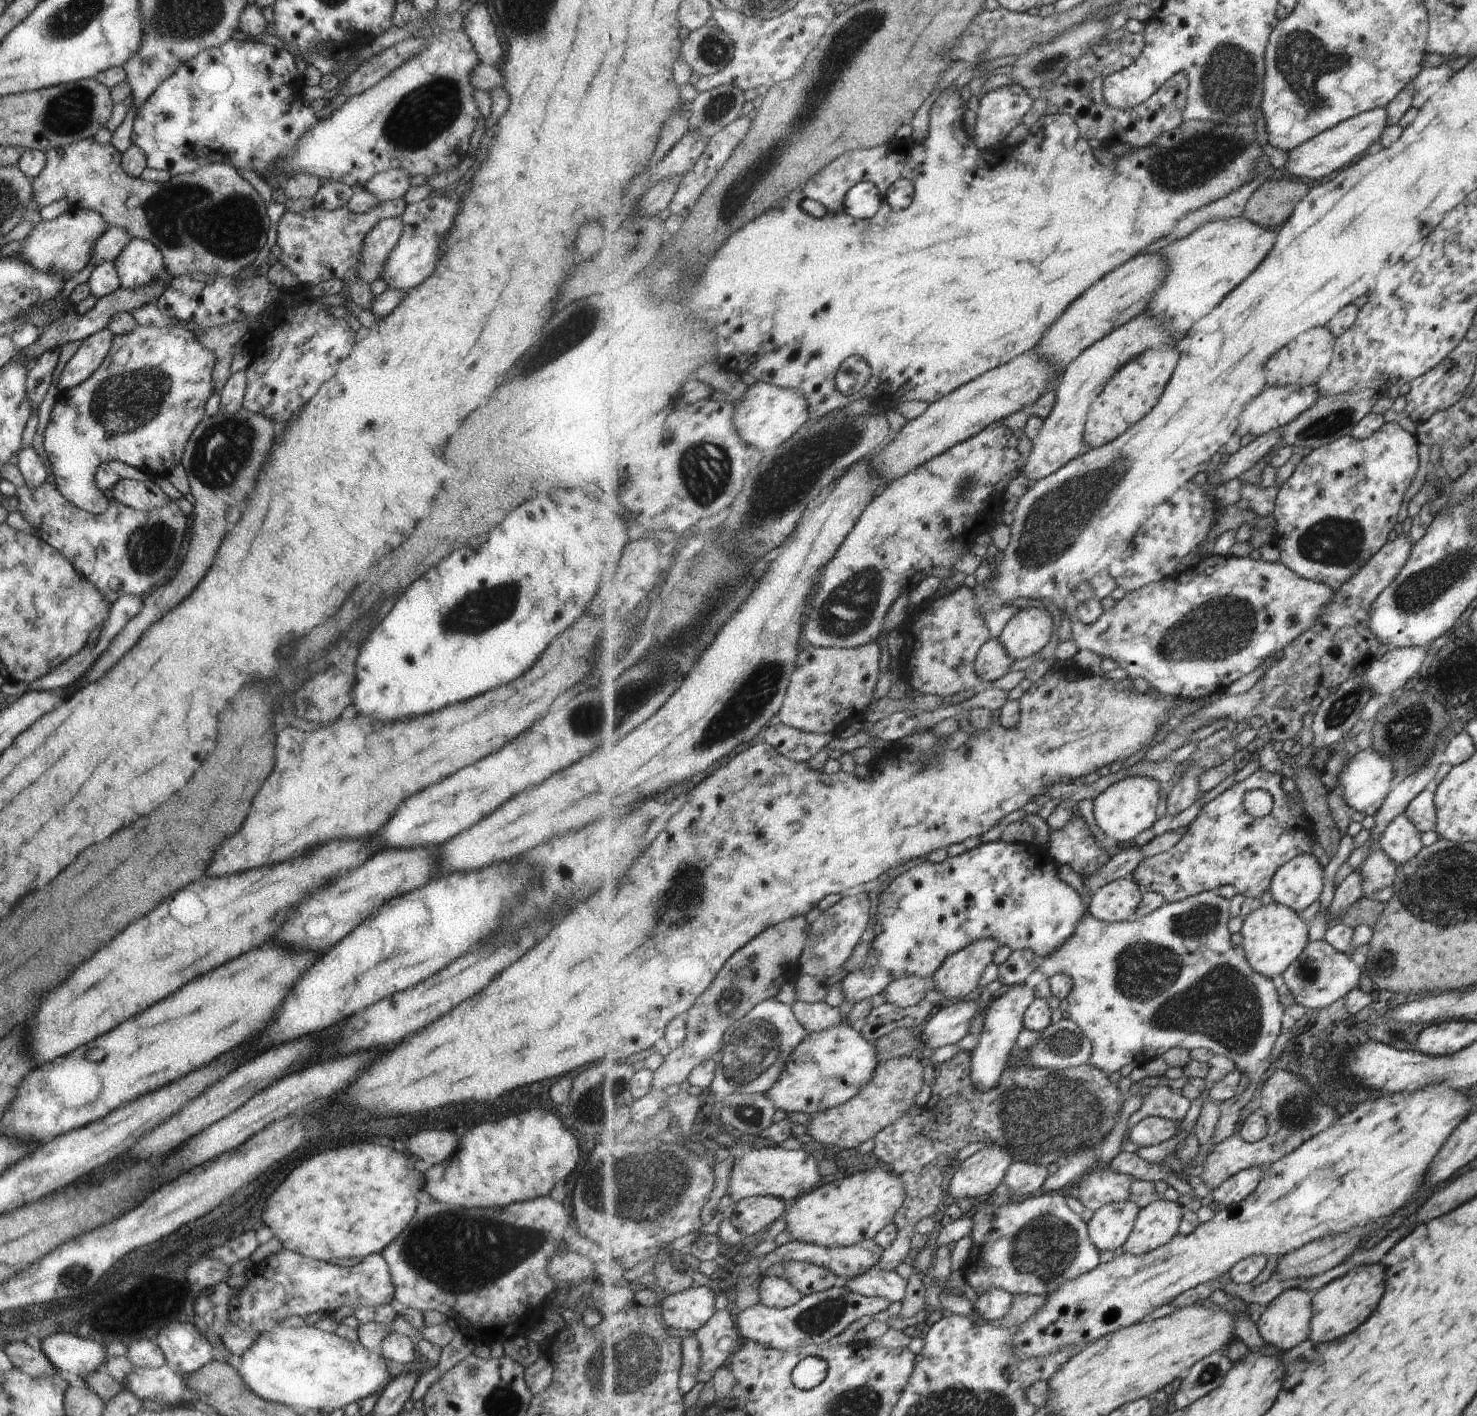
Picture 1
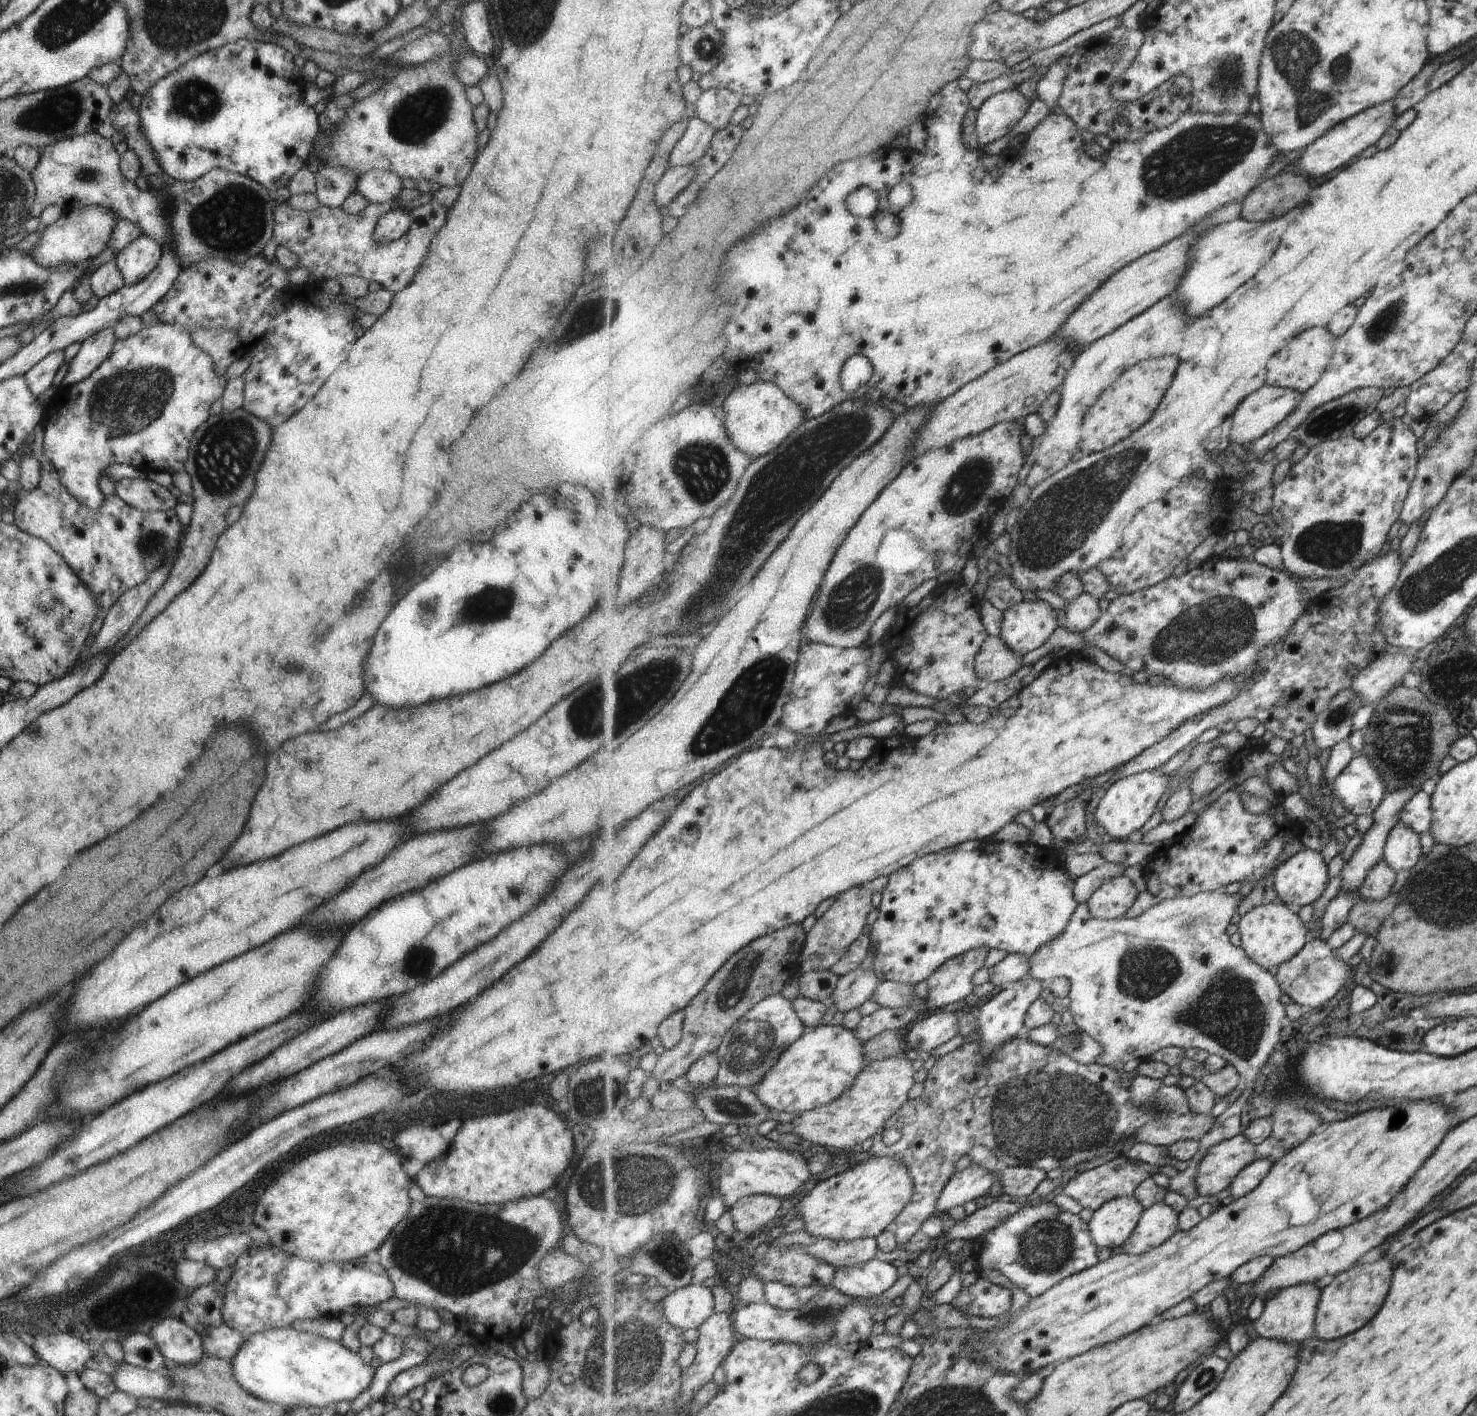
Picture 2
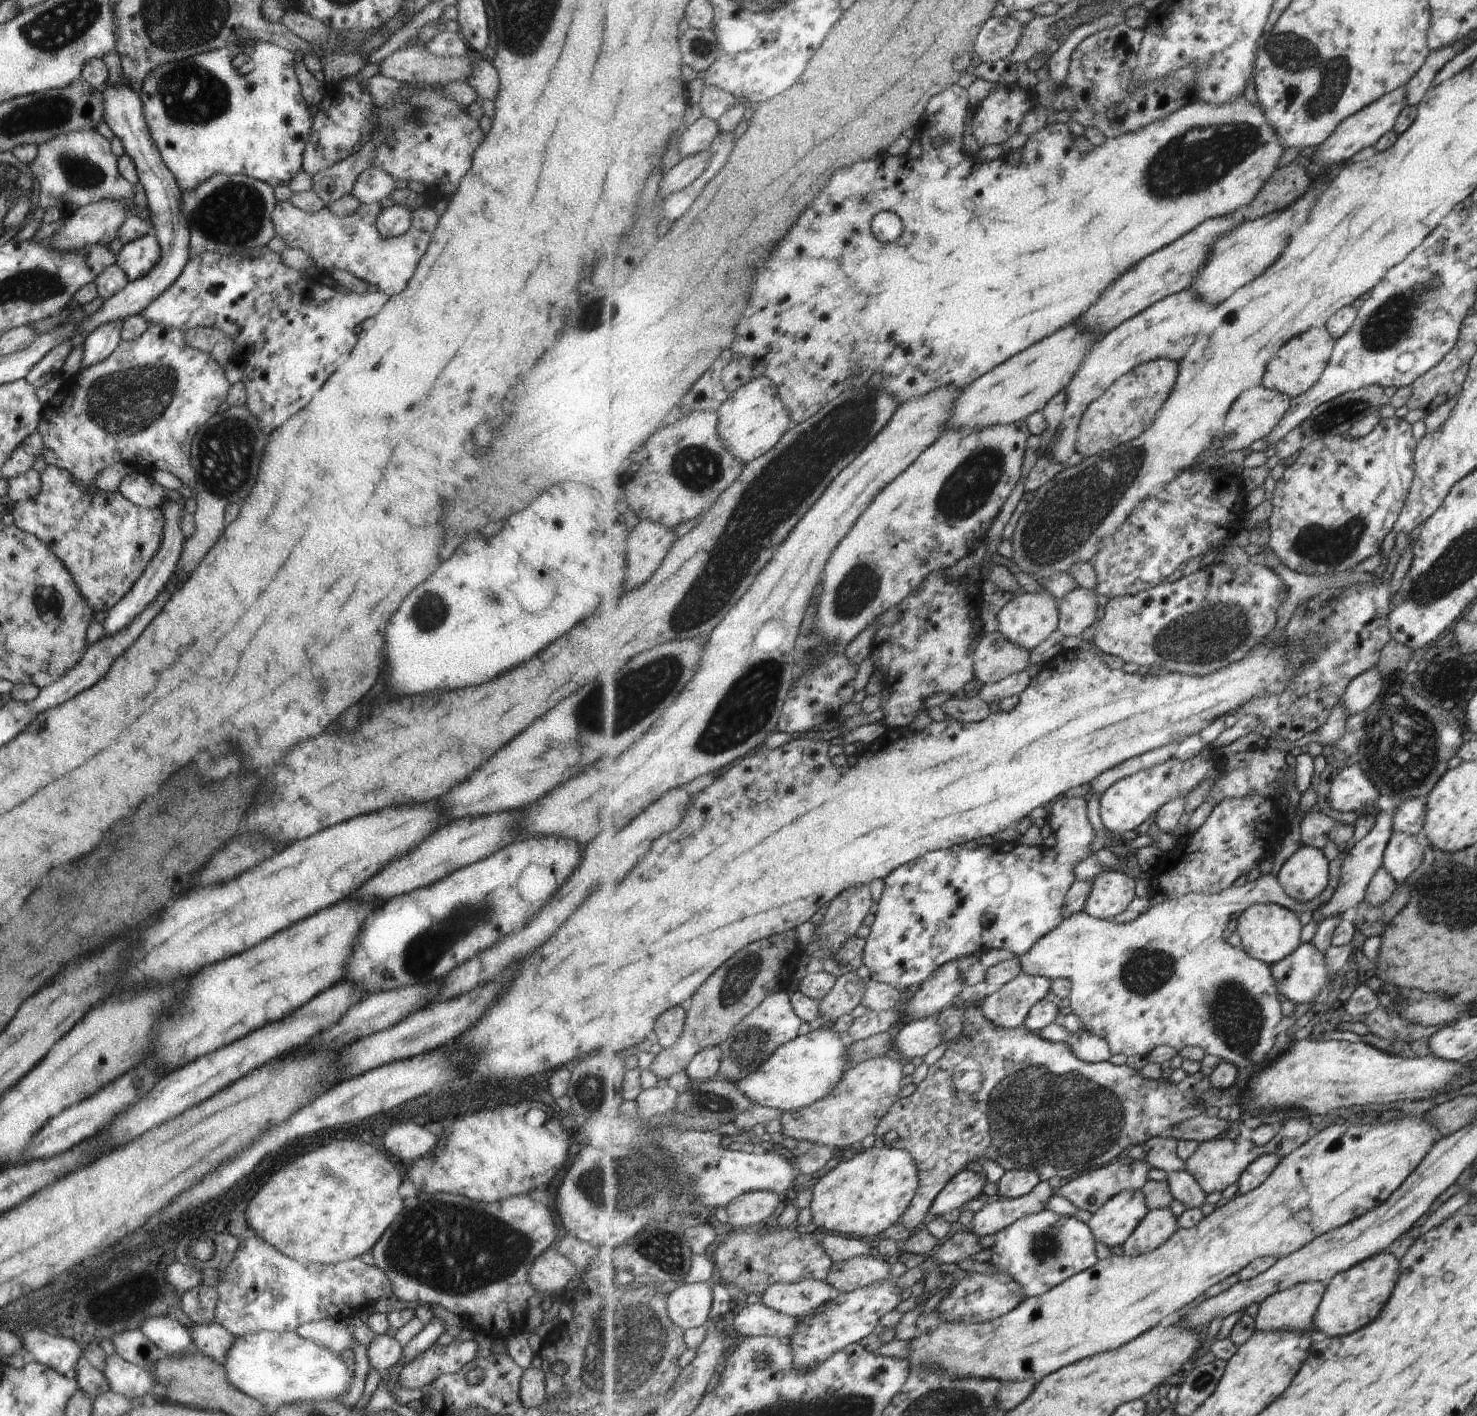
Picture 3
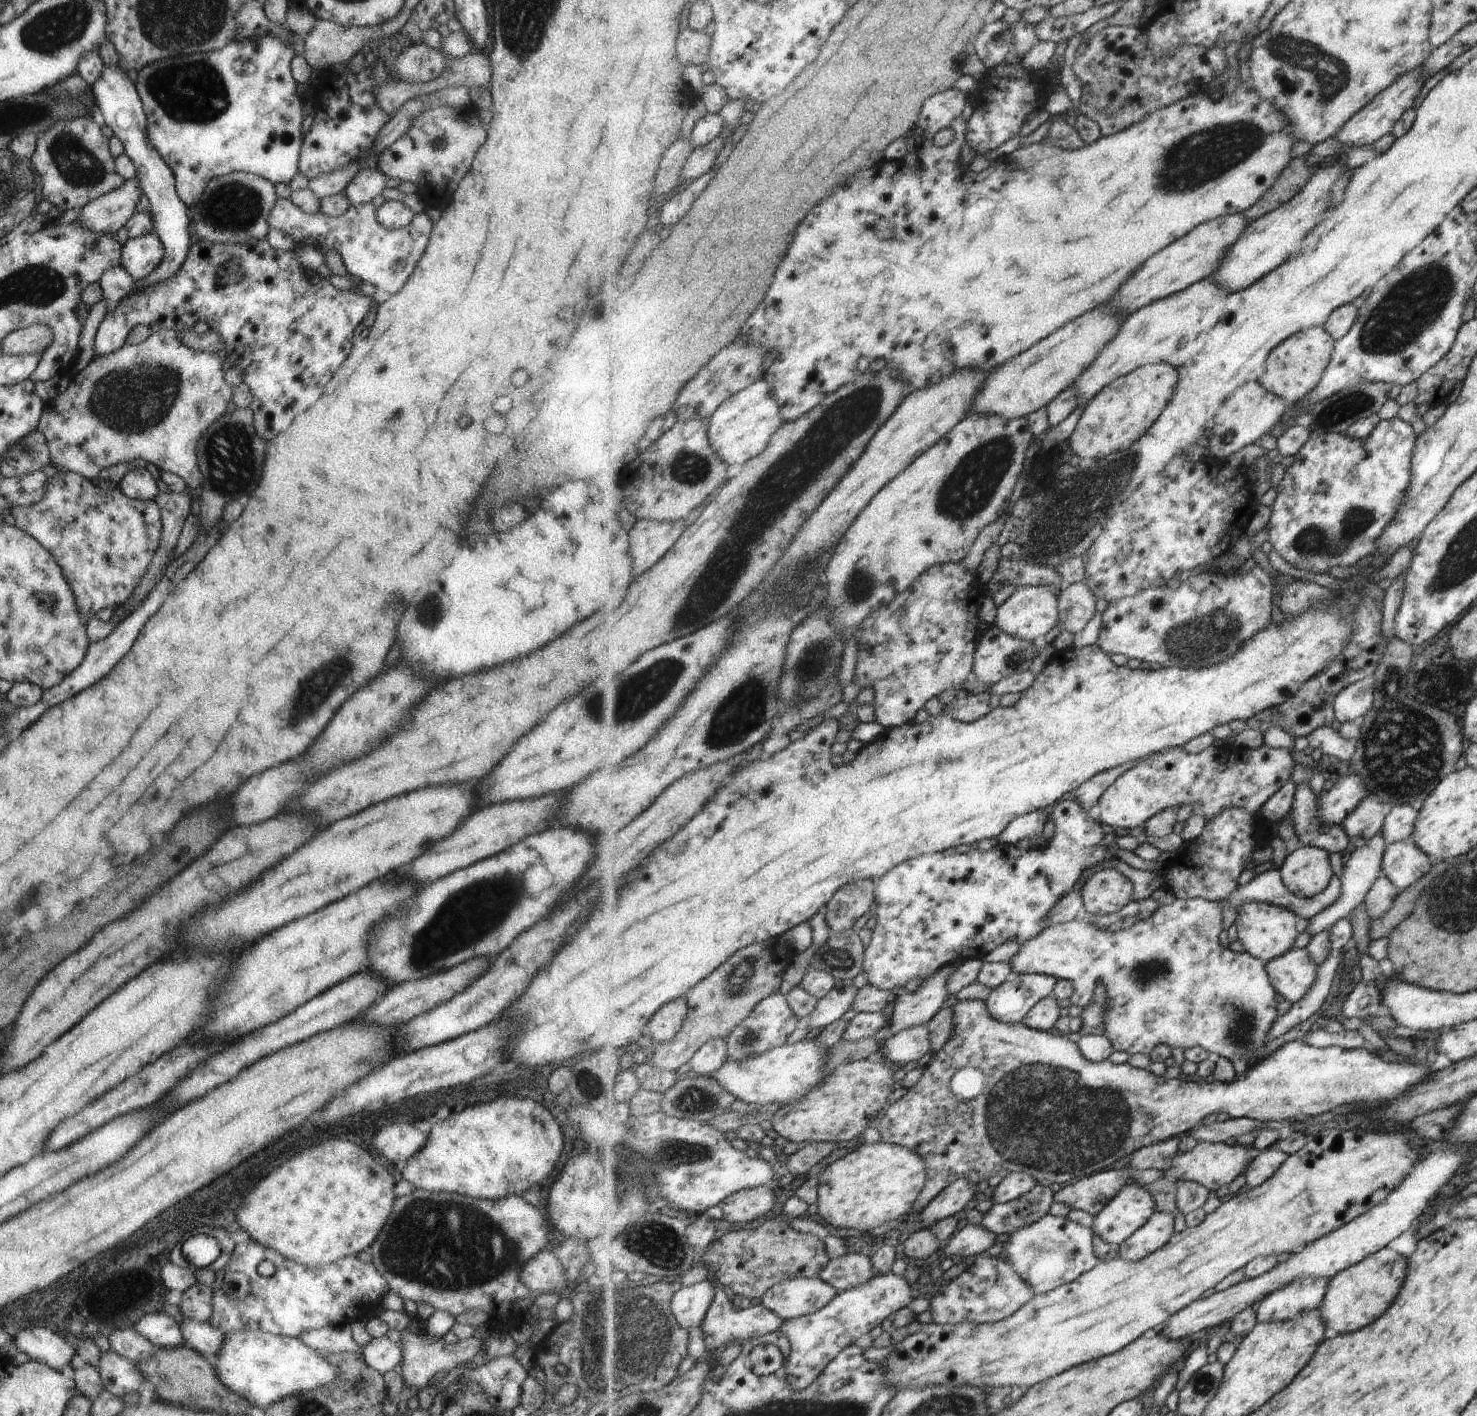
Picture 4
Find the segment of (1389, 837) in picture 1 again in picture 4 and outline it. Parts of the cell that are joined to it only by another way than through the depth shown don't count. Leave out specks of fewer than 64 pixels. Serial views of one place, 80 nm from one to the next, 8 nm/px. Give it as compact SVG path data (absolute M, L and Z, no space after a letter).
M1408 838L1399 840L1388 846L1382 860L1383 875L1389 877L1398 891L1405 890L1408 886L1414 885L1423 875L1428 874L1433 861L1423 851L1415 846L1415 842Z

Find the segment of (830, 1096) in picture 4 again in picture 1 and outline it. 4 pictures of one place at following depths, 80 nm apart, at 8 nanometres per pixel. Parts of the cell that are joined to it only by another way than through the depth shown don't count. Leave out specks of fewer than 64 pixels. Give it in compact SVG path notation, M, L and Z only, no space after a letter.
M918 1055L902 1056L901 1058L885 1061L878 1066L870 1083L865 1085L858 1095L850 1098L849 1101L844 1102L842 1105L812 1115L806 1126L807 1134L811 1135L814 1140L826 1144L827 1149L832 1149L841 1154L847 1154L856 1150L857 1146L861 1146L865 1140L874 1139L881 1130L892 1122L899 1120L915 1106L915 1096L921 1092L925 1072L926 1069L921 1066Z

